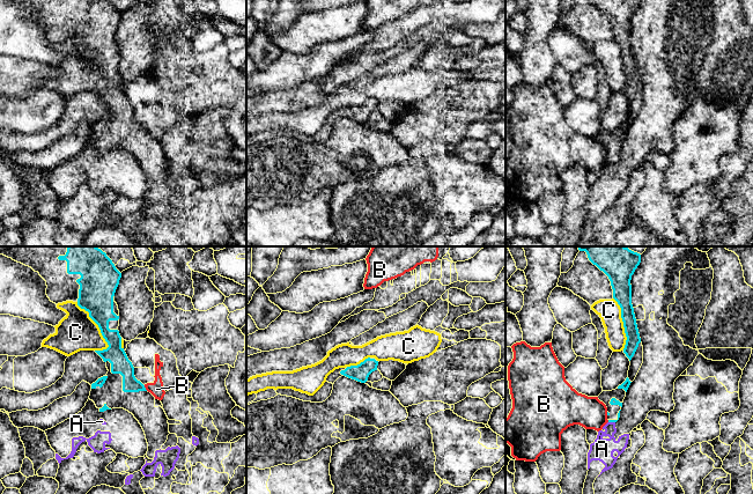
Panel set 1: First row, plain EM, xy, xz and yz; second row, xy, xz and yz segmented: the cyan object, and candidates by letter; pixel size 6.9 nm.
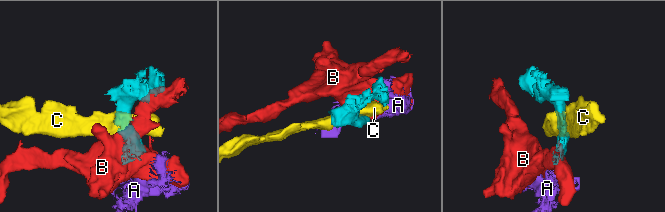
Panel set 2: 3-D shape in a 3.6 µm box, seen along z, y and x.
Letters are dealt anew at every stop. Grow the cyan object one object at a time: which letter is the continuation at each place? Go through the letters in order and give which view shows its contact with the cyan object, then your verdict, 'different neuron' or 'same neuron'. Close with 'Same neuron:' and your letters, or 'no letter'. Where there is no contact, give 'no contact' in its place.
A: yz | different neuron
B: xy | different neuron
C: xy | different neuron
Same neuron: no letter

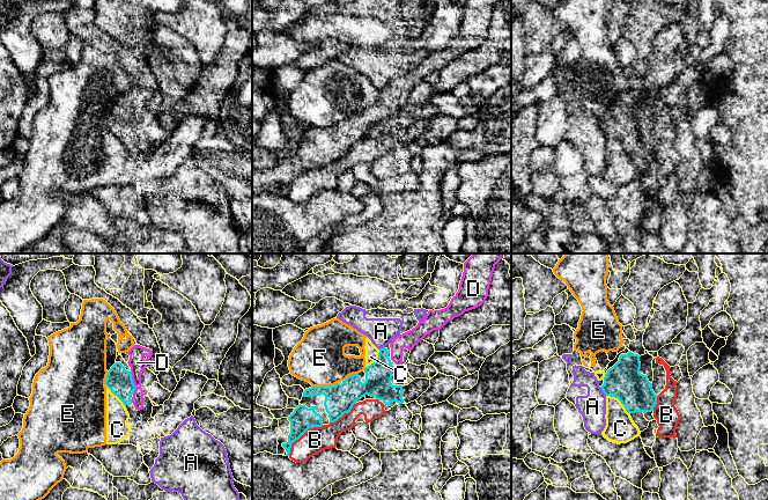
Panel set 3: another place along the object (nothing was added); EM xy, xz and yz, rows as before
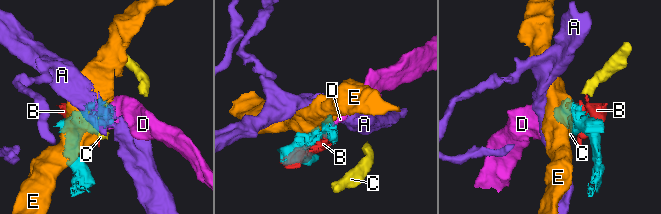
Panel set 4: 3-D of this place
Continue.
A: yz | different neuron
B: xz | different neuron
C: yz | different neuron
D: xy | same neuron
E: xz | different neuron
Same neuron: D

